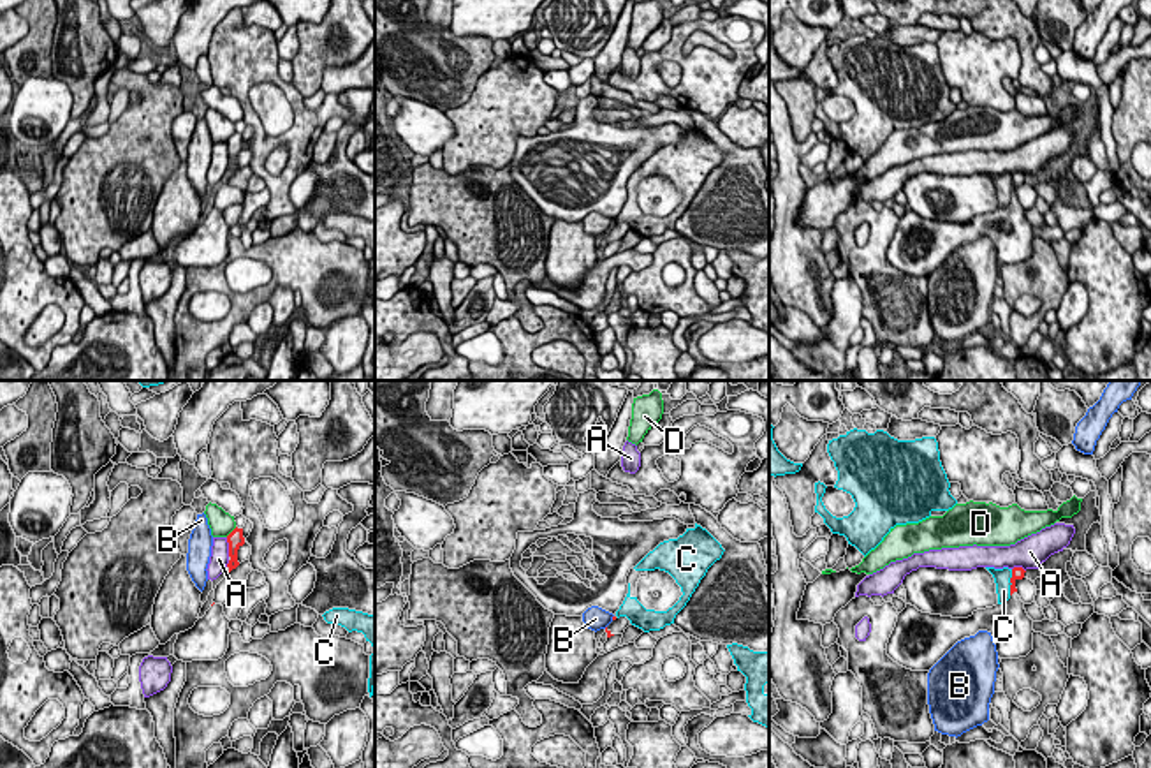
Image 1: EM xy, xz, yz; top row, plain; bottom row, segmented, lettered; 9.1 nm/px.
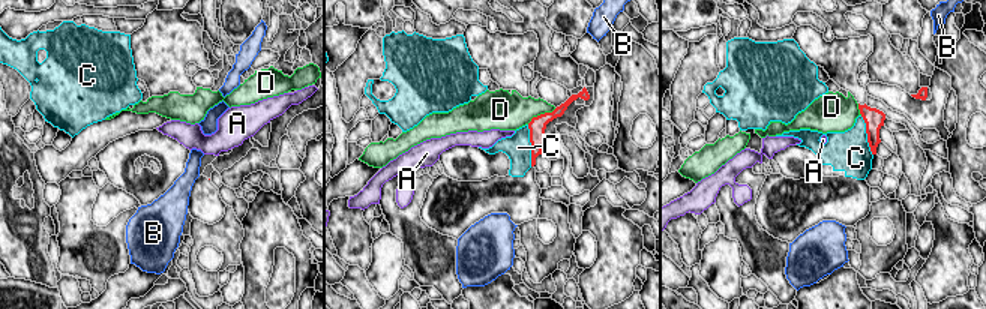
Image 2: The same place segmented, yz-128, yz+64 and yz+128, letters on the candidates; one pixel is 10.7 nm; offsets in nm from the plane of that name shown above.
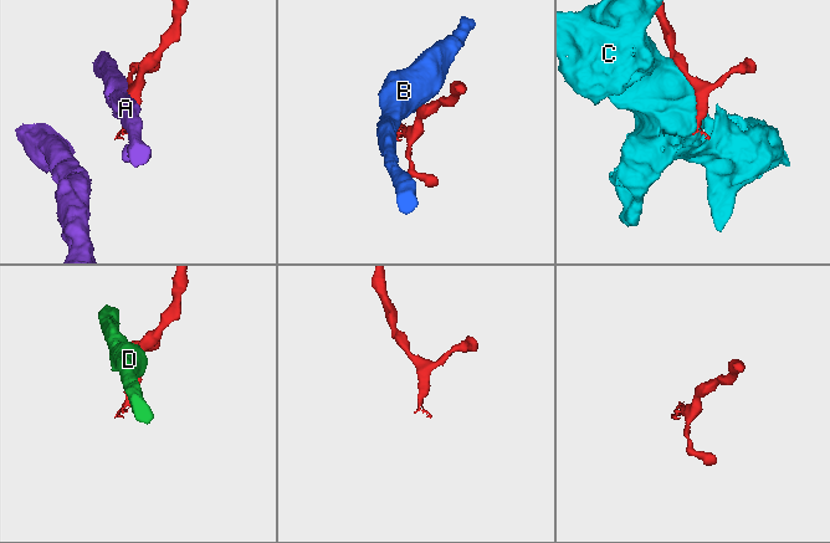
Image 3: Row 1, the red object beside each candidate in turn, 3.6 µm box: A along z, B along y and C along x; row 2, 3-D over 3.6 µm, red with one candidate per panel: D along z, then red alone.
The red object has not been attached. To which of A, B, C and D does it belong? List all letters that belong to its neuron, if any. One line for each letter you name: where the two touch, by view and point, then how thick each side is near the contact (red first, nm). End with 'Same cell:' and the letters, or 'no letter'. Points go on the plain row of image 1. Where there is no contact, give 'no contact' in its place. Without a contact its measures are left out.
Same cell: no letter

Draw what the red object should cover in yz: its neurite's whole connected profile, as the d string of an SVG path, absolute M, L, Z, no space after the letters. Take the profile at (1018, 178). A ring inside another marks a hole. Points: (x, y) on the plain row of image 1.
M1023 173L1012 174L1007 208L977 215L968 224L922 218L906 210L889 243L887 261L906 275L929 277L957 247L987 236L1000 264L1026 262L1033 255L1035 236L1015 194L1024 178Z

